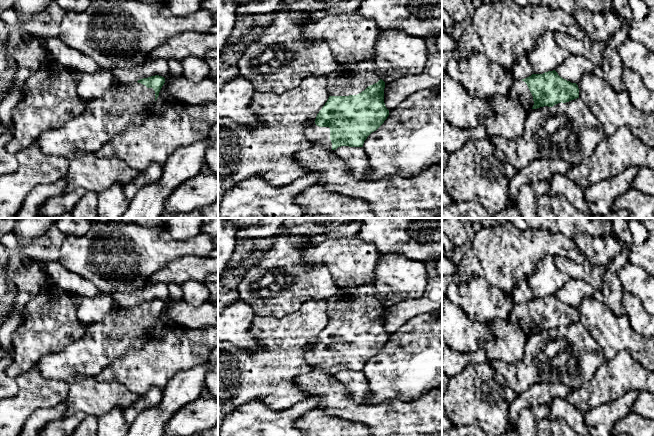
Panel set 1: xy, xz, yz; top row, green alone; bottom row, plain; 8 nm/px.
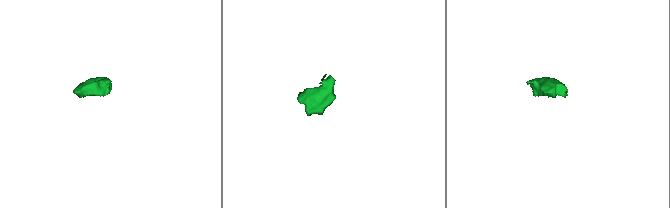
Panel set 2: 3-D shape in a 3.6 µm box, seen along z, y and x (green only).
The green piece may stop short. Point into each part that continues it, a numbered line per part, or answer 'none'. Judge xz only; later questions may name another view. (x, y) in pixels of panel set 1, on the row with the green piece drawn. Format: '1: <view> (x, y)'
1: xz (349, 79)

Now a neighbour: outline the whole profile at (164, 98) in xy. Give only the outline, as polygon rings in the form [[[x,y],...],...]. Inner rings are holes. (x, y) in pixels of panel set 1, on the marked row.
[[[165,80],[164,85],[162,86],[157,100],[154,102],[151,112],[160,113],[166,106],[171,102],[175,102],[170,93],[168,92],[168,82]]]

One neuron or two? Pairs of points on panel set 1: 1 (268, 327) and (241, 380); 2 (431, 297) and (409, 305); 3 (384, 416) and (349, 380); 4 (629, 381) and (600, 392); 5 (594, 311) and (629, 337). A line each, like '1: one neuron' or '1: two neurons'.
1: one neuron
2: one neuron
3: two neurons
4: one neuron
5: one neuron

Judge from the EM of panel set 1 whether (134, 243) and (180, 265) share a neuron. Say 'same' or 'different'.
different

